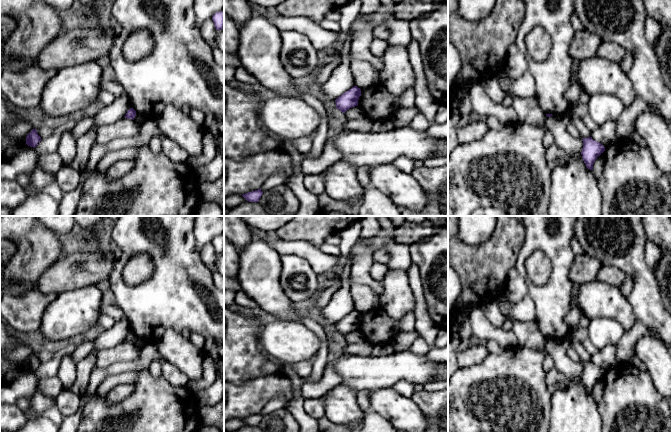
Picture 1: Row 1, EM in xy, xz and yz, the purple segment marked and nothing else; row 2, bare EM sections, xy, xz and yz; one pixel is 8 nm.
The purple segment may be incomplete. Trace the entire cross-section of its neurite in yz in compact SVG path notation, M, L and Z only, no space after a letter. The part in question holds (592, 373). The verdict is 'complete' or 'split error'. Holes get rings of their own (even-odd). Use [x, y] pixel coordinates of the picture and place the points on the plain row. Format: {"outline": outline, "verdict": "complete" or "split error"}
{"outline": "M592 361L582 363L583 373L581 379L583 385L588 393L593 394L595 384L605 375L605 371L601 367L593 364Z", "verdict": "complete"}

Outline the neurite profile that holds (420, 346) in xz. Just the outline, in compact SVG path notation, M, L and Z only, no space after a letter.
M418 335L417 339L413 342L408 350L415 354L427 355L430 351L430 346L421 335Z

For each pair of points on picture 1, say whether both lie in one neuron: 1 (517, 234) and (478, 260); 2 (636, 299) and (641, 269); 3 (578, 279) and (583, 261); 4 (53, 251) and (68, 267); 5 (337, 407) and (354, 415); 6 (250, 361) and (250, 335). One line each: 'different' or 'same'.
1: same
2: same
3: same
4: different
5: same
6: same

